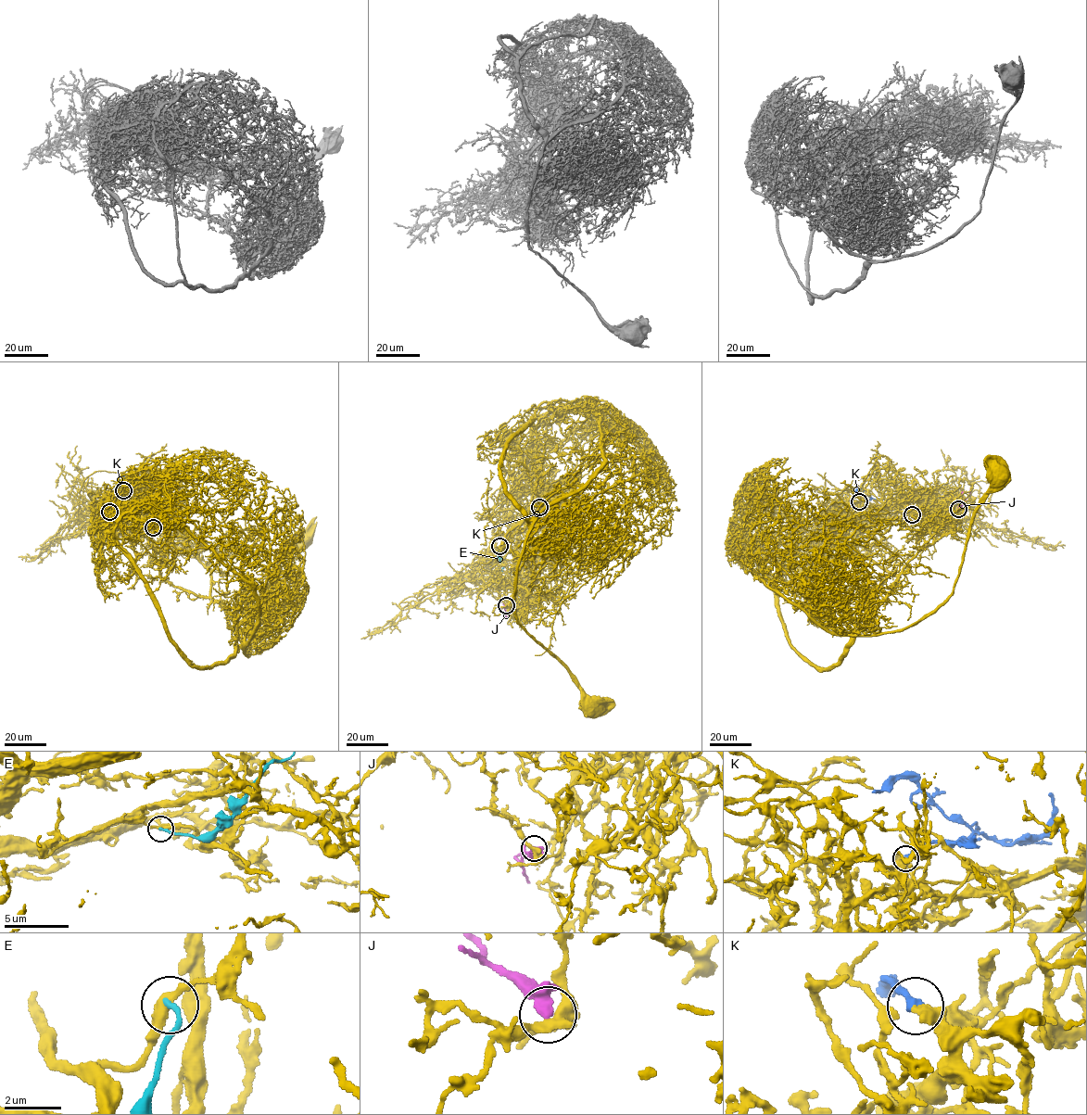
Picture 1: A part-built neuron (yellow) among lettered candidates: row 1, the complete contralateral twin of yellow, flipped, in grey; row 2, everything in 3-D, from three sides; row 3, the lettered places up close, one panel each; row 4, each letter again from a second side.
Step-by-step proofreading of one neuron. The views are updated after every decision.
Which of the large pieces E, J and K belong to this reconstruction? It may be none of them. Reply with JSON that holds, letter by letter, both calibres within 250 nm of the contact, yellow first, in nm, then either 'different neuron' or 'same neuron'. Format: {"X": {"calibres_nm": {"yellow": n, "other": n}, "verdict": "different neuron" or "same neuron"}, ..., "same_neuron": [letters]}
{"E": {"calibres_nm": {"yellow": 360, "other": 180}, "verdict": "different neuron"}, "J": {"calibres_nm": {"yellow": 400, "other": 440}, "verdict": "different neuron"}, "K": {"calibres_nm": {"yellow": 360, "other": 320}, "verdict": "same neuron"}, "same_neuron": ["K"]}

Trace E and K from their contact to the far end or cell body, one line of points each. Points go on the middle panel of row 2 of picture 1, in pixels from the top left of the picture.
E: (499, 546), (501, 574)
K: (539, 507), (535, 515), (549, 505)

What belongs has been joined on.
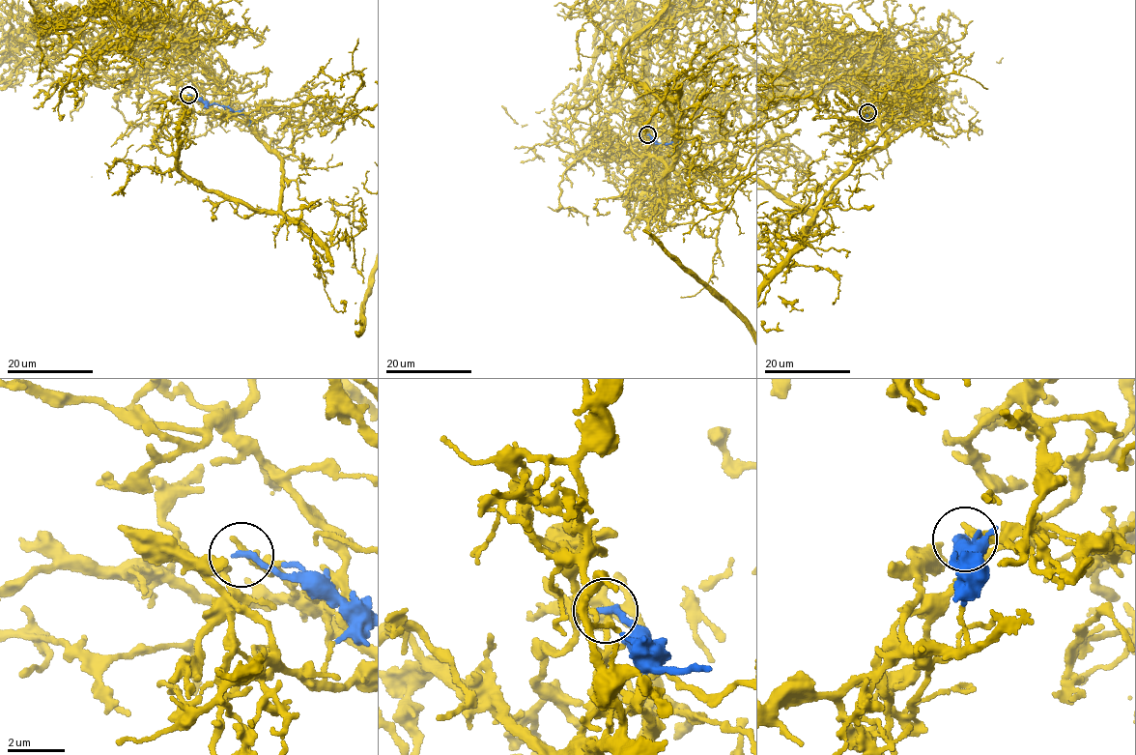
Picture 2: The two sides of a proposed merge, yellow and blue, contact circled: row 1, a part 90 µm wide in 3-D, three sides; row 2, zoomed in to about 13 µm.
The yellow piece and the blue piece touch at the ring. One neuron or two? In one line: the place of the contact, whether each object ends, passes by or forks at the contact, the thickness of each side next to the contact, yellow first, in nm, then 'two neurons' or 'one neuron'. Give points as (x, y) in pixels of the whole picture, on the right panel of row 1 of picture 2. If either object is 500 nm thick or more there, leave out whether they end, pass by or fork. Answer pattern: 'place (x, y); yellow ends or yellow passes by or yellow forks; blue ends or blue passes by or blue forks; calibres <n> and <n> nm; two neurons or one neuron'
place (867, 112); yellow ends; blue ends; calibres 240 and 240 nm; two neurons

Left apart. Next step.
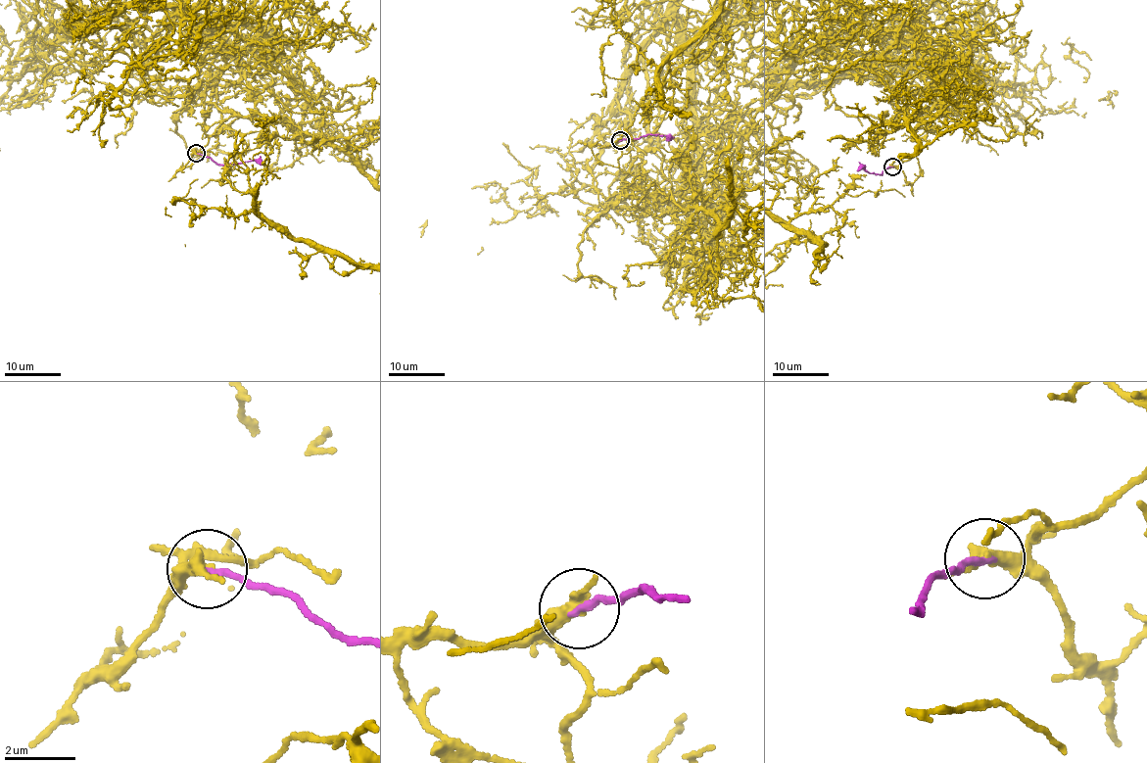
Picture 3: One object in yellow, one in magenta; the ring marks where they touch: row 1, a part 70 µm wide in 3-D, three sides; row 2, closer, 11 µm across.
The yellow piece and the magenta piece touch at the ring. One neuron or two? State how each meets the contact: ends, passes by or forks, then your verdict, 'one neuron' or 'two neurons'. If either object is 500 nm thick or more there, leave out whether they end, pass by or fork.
yellow passes by; magenta ends; two neurons

